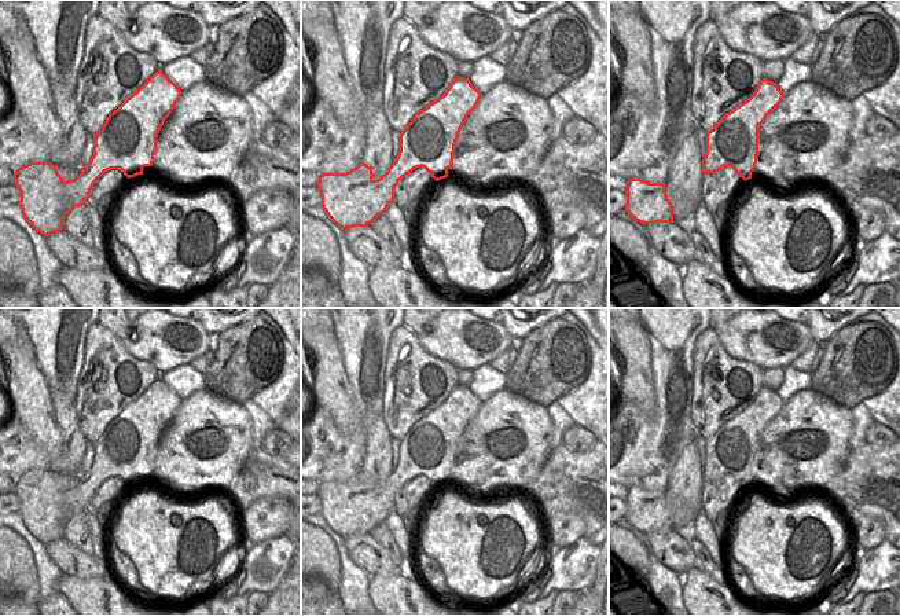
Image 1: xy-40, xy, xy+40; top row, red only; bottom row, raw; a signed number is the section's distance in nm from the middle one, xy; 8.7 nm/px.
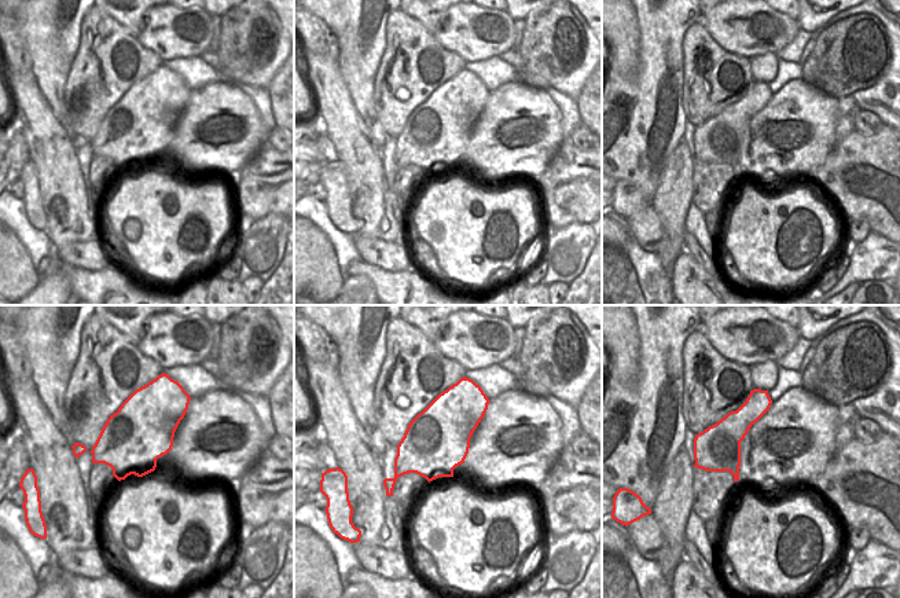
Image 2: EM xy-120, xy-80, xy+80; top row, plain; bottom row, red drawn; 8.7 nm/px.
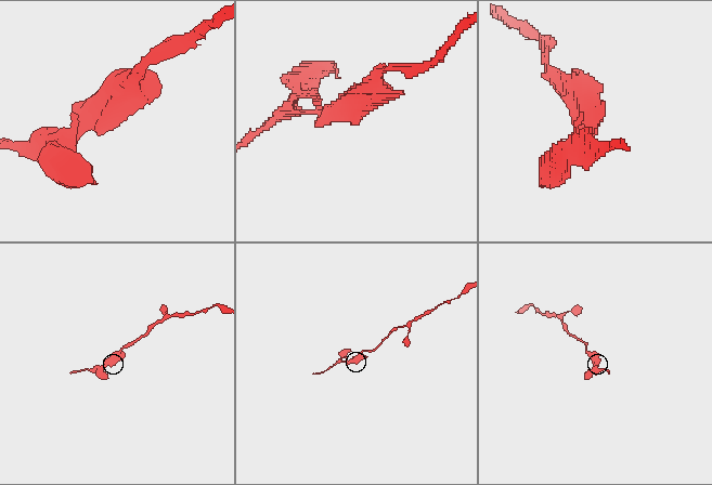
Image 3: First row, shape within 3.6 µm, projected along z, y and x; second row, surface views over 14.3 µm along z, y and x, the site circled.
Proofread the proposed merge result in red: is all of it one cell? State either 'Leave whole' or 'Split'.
Split.

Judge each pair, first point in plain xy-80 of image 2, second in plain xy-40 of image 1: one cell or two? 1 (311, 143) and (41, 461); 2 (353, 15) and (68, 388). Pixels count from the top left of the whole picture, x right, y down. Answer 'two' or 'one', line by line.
1: one
2: one

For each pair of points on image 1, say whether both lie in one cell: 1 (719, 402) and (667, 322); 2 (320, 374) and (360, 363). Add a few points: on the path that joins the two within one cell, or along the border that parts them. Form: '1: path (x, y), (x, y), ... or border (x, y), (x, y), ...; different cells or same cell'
1: border (702, 332), (693, 349), (690, 393); different cells
2: border (335, 336), (353, 398); different cells

